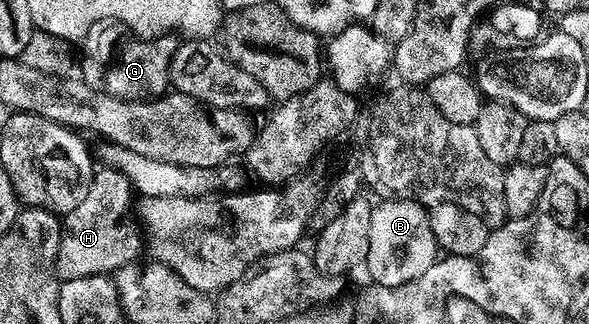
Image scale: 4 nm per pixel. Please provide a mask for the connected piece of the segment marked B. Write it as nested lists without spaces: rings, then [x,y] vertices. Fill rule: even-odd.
[[[389,199],[375,204],[371,213],[370,243],[364,270],[375,286],[396,288],[422,277],[438,258],[438,248],[430,229],[429,212],[412,200]]]

